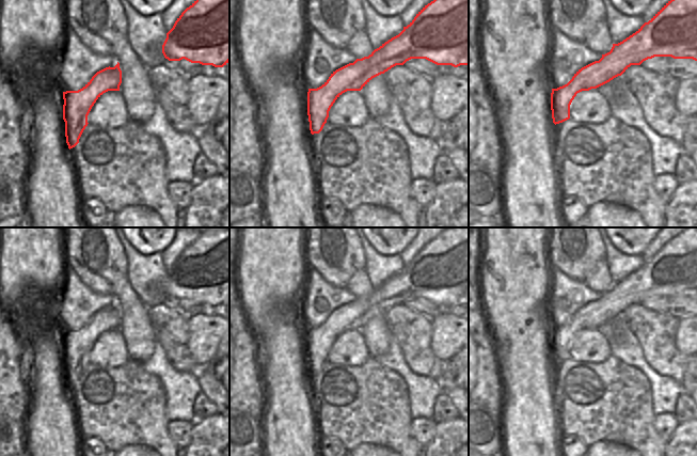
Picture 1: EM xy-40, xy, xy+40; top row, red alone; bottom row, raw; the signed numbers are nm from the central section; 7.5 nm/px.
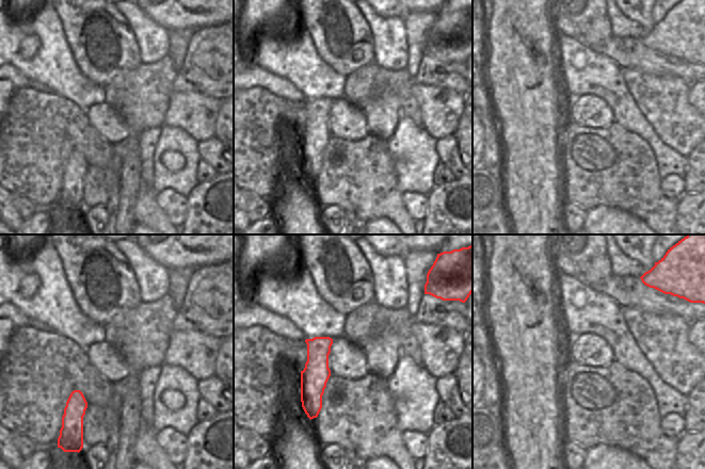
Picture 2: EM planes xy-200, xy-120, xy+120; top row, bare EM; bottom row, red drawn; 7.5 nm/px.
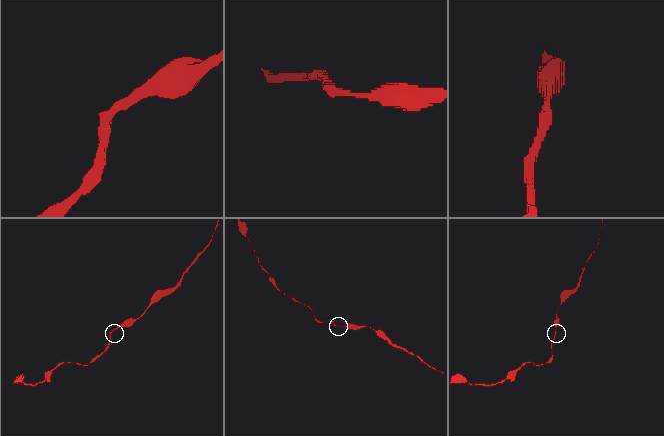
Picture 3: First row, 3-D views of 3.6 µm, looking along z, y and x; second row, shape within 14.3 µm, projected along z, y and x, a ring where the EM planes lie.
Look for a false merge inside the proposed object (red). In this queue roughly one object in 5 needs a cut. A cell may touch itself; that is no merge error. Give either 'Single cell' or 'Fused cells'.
Single cell

